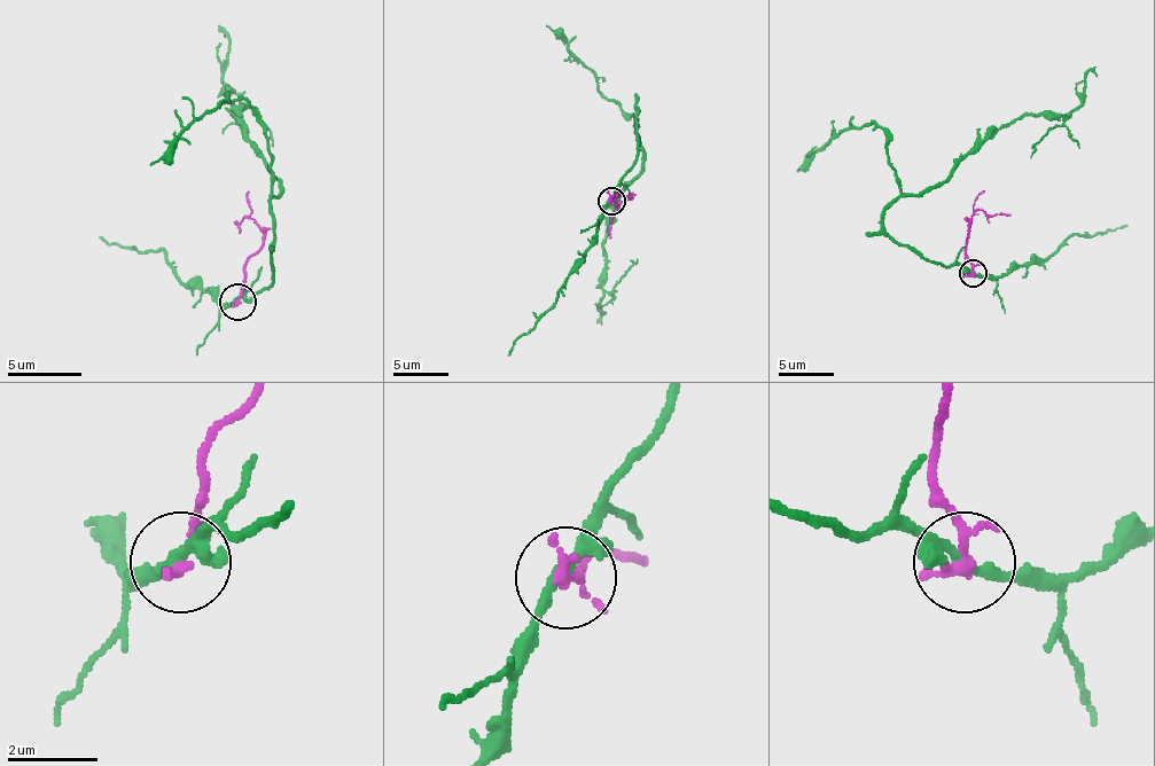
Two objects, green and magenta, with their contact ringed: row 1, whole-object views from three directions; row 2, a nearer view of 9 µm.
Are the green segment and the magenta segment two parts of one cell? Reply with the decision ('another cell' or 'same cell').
another cell

